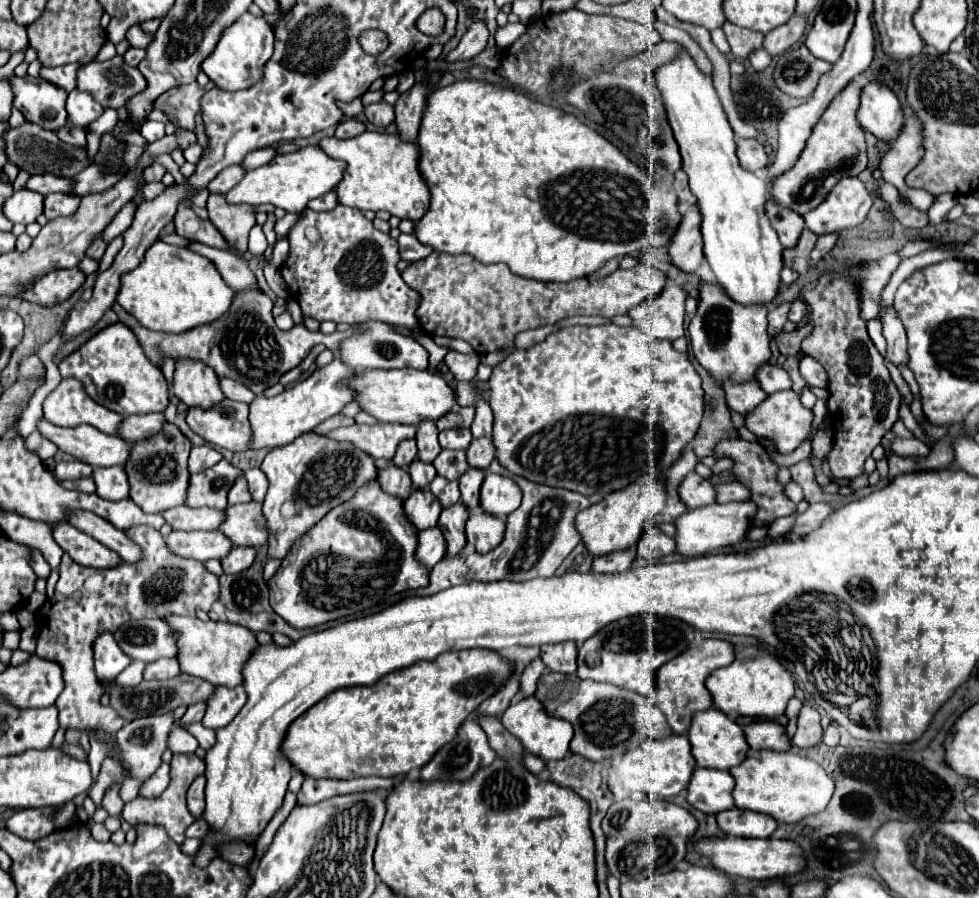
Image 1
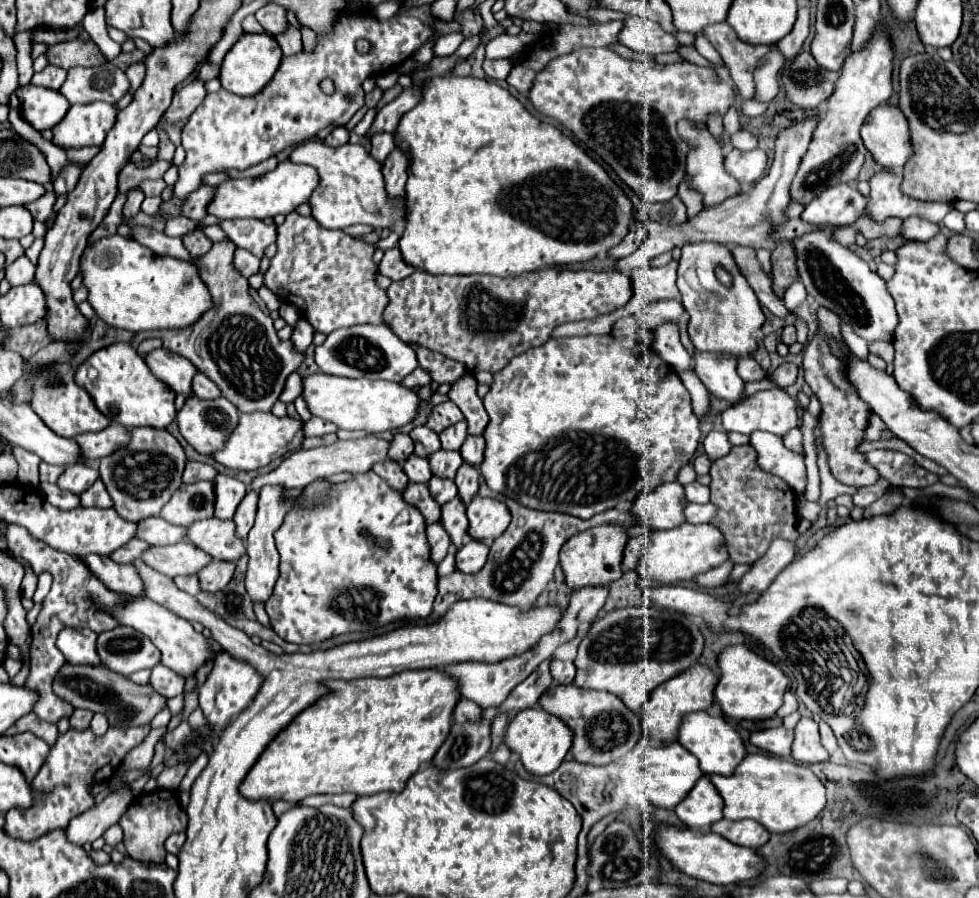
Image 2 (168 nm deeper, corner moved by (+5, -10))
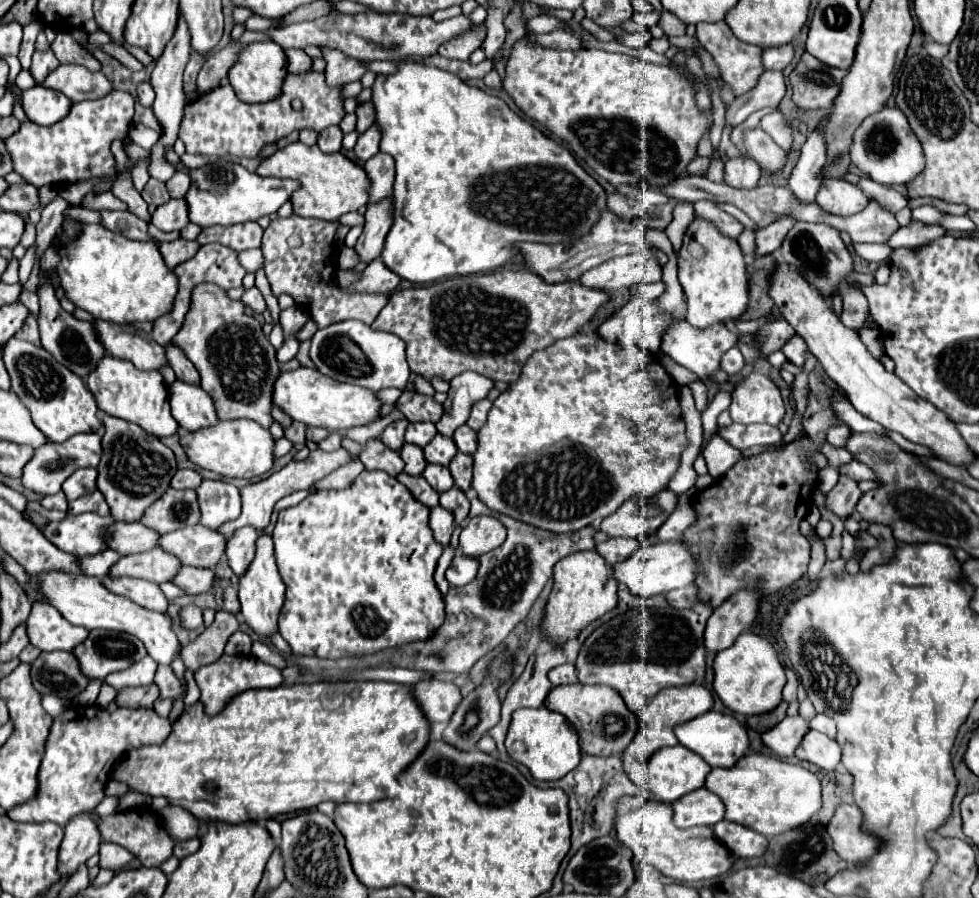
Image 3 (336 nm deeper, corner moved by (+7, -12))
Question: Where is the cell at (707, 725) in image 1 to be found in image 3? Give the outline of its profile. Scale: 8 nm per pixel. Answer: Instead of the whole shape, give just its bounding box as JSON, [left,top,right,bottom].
[674,711,748,767]

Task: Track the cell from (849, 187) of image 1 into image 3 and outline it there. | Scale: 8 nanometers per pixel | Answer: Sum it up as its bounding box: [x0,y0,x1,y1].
[816,177,868,217]

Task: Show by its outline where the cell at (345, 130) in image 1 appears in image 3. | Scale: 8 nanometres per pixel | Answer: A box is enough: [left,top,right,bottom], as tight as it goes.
[316,125,342,153]

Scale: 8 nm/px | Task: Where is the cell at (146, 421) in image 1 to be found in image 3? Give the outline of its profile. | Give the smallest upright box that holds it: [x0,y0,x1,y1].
[22,433,102,497]

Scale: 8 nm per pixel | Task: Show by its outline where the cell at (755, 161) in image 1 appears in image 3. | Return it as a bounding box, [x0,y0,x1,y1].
[724,157,760,189]

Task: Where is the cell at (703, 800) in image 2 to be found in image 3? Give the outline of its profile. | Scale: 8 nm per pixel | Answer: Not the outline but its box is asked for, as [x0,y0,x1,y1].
[672,787,724,827]

